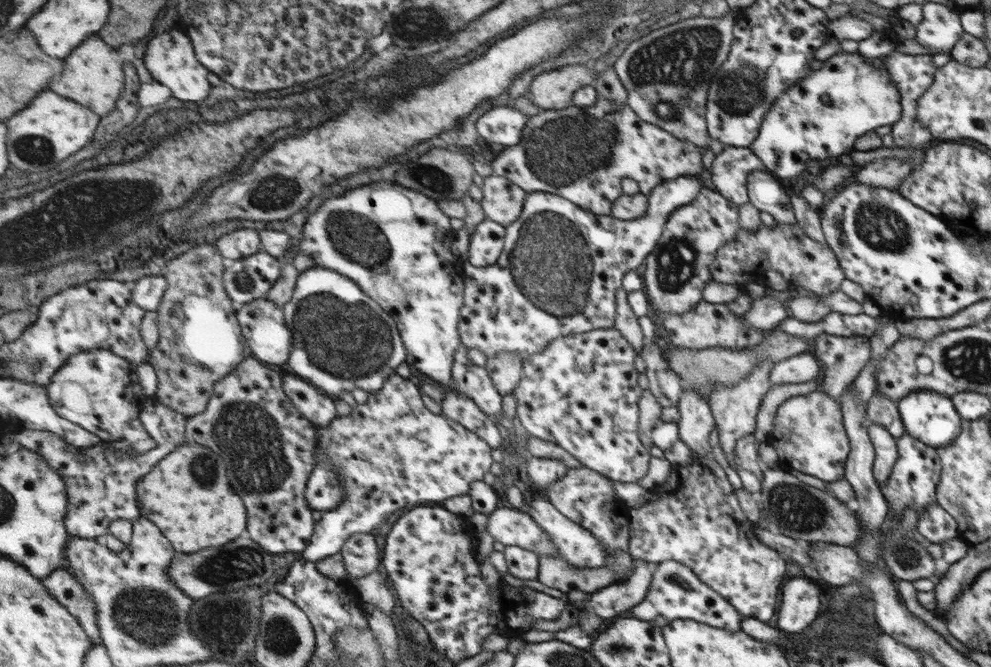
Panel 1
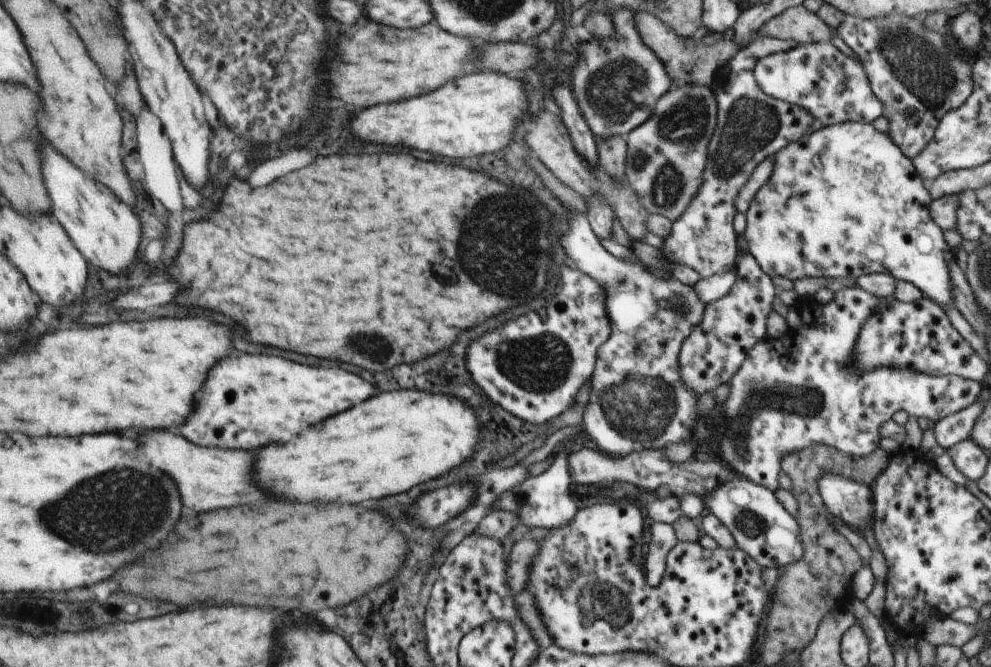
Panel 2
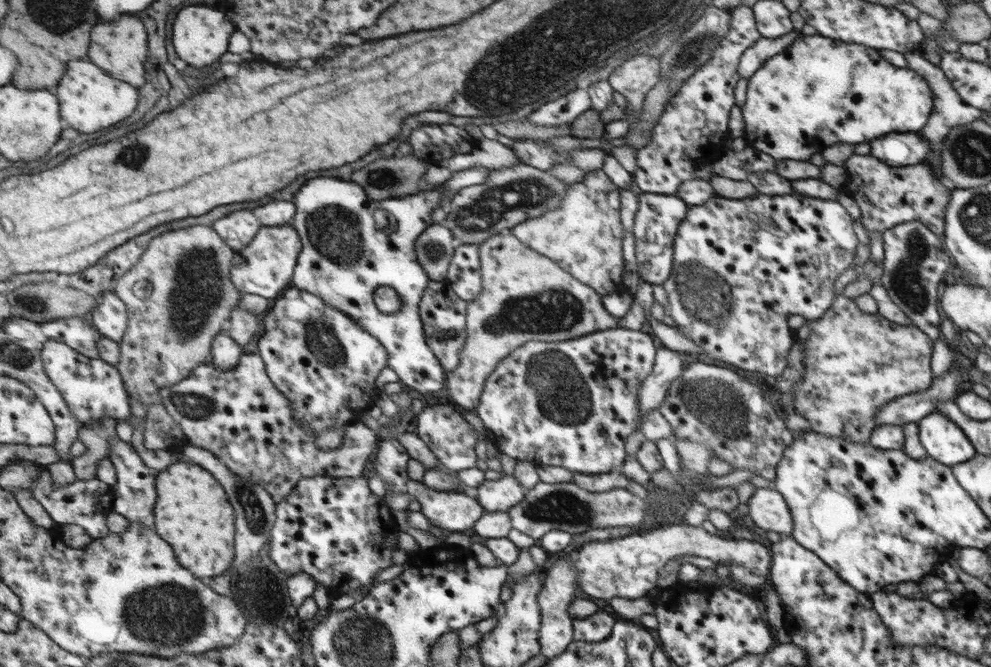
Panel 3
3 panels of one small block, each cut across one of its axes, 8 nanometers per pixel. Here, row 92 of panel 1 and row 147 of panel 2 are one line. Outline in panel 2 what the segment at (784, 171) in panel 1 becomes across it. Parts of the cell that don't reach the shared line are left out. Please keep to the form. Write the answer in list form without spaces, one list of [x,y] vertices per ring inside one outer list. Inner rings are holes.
[[[842,122],[838,125],[823,126],[821,130],[810,133],[808,137],[802,138],[791,145],[786,146],[774,157],[774,170],[770,180],[758,190],[750,208],[745,213],[747,226],[745,229],[745,238],[748,242],[749,254],[757,260],[758,266],[769,275],[788,278],[794,282],[804,277],[824,277],[824,278],[850,278],[858,279],[863,275],[871,273],[883,273],[894,276],[897,280],[913,283],[928,299],[932,299],[938,306],[945,309],[946,304],[952,304],[952,290],[950,290],[950,274],[948,274],[948,262],[955,260],[950,246],[944,240],[945,234],[937,226],[936,220],[932,218],[929,207],[933,203],[933,198],[924,178],[917,171],[916,164],[912,159],[901,151],[901,148],[880,130],[876,130],[872,123],[860,122]]]

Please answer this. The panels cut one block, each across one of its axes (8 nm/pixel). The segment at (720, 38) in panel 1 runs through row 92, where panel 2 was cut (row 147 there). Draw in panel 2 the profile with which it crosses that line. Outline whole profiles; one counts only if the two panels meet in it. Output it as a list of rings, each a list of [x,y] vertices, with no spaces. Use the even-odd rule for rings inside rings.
[[[681,84],[657,103],[658,114],[626,137],[625,178],[649,214],[678,221],[696,192],[708,160],[709,144],[717,132],[717,98],[708,85]]]

